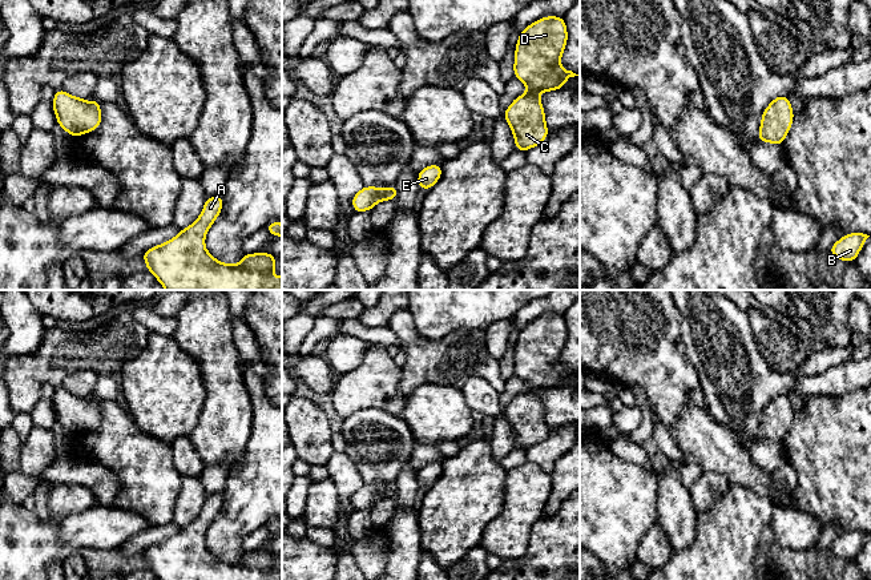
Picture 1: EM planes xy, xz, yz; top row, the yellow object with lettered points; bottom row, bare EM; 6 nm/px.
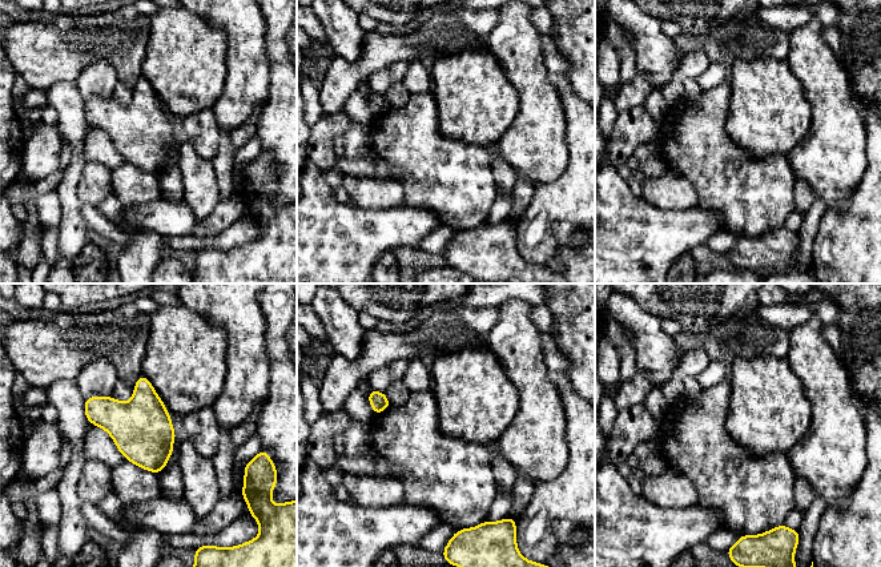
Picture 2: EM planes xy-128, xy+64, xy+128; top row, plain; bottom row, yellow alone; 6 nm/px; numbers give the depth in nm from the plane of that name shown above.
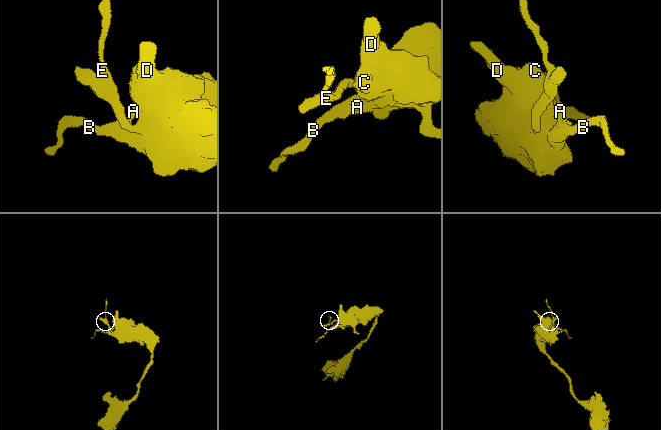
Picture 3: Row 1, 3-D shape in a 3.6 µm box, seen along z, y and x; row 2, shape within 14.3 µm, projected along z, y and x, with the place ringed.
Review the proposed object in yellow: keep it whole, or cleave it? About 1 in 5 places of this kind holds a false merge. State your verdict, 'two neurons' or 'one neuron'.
one neuron

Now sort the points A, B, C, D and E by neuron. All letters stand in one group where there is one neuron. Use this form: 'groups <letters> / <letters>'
groups A B C D E

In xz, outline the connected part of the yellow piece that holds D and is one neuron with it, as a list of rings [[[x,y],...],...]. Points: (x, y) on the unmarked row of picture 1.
[[[561,314],[541,315],[519,331],[515,346],[513,375],[521,378],[528,386],[528,390],[517,394],[503,411],[515,435],[516,448],[527,450],[548,436],[549,427],[545,420],[545,408],[539,391],[565,387],[564,382],[568,376],[580,374],[560,363],[566,341],[568,327]]]

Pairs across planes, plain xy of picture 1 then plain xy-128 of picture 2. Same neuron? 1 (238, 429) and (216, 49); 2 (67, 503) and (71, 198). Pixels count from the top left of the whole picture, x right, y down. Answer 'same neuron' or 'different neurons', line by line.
1: different neurons
2: different neurons

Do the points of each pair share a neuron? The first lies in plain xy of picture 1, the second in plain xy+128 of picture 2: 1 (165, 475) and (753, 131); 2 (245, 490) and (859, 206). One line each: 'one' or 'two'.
1: two
2: one

